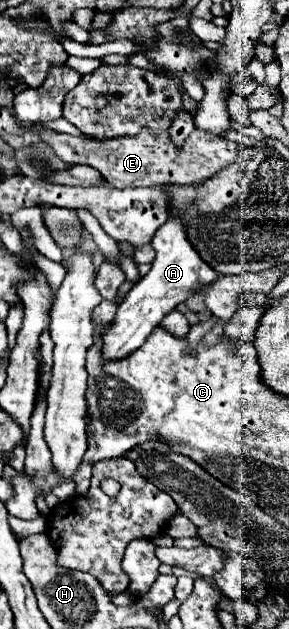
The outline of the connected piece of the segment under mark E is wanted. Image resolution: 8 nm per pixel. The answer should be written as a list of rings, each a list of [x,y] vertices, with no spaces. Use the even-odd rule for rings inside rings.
[[[43,130],[41,132],[43,142],[47,142],[55,154],[65,164],[87,164],[99,170],[105,180],[115,188],[127,188],[127,186],[167,186],[167,184],[199,184],[207,178],[211,178],[215,172],[223,170],[227,164],[231,164],[239,154],[239,144],[227,138],[217,138],[207,132],[193,130],[187,138],[187,144],[179,150],[169,140],[169,132],[163,132],[163,136],[153,138],[147,130],[143,130],[135,138],[115,138],[105,142],[87,140],[81,136],[69,136],[55,130]]]

